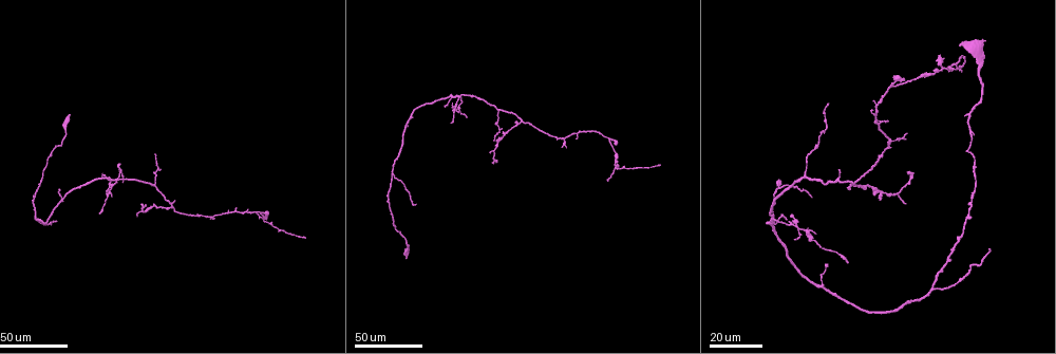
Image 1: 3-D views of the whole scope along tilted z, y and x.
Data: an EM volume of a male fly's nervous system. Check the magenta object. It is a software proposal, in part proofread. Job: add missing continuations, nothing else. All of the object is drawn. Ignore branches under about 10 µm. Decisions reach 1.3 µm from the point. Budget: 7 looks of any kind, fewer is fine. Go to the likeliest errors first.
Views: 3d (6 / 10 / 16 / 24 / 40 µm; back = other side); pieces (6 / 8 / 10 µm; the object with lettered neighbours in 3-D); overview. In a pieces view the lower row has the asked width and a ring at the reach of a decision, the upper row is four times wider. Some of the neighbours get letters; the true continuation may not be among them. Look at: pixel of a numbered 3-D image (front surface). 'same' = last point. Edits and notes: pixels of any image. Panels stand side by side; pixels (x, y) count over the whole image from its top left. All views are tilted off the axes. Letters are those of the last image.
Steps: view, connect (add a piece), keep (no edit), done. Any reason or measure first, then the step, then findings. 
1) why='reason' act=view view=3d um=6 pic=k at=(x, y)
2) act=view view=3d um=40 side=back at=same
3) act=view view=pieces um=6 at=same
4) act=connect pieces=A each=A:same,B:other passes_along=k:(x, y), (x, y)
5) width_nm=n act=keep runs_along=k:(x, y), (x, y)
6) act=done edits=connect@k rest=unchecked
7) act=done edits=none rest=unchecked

why='free end' act=view view=3d um=24 pic=1 at=(786, 220)

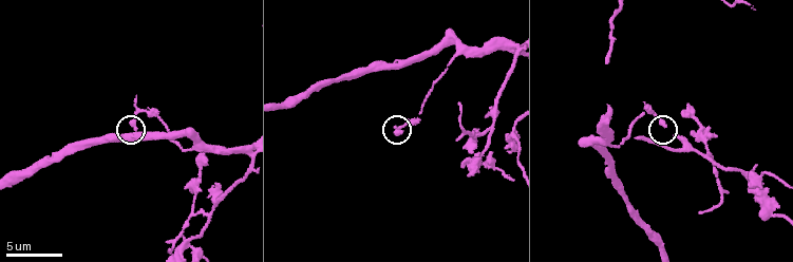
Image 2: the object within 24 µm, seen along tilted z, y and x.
act=view view=pieces um=6 pic=2 at=(137, 128)

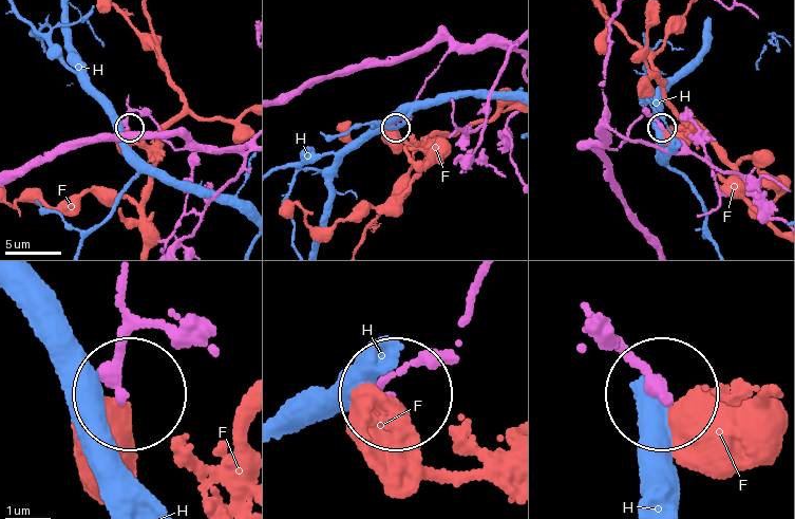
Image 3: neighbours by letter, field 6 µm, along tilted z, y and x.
width_nm=280 act=keep each=F:other,H:other found='none of them fits'

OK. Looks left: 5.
why='tapers out' act=view view=3d um=40 pic=1 at=(489, 154)

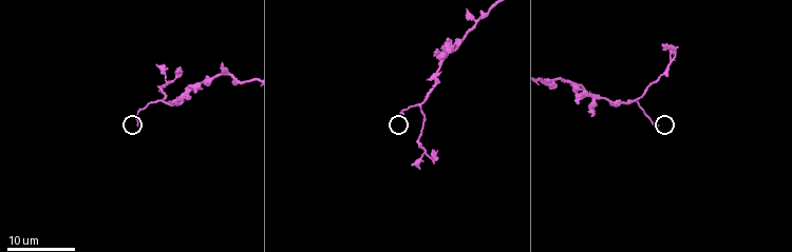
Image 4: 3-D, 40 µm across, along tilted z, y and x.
act=view view=pieces um=10 pic=4 at=(405, 117)

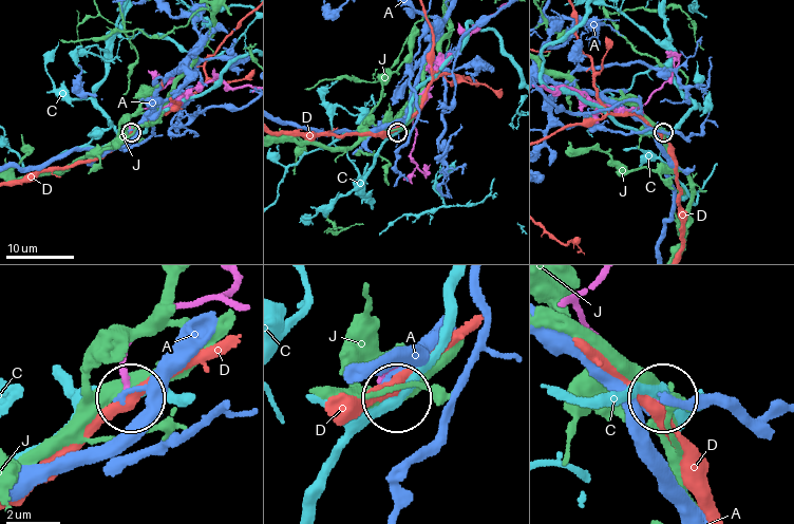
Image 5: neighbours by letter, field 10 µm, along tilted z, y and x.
act=keep each=A:other,C:other,D:other,J:other found='none of them fits'

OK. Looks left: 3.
why='an open end' act=view view=3d um=24 pic=1 at=(304, 238)

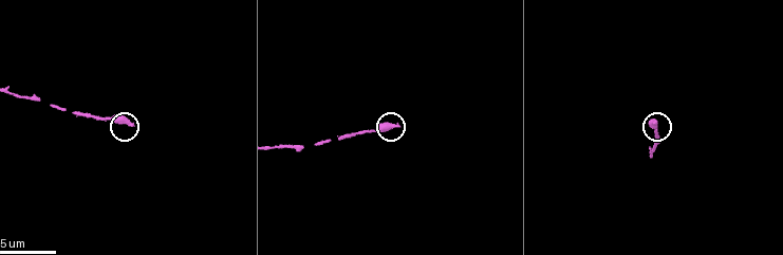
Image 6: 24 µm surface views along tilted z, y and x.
act=view view=pieces um=8 pic=6 at=(656, 121)

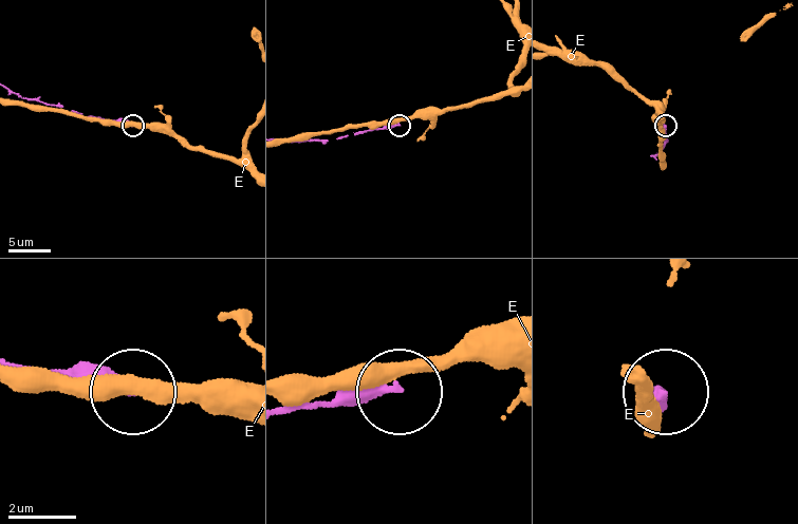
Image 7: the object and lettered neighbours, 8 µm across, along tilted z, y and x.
act=keep each=E:other runs_along=7:(292, 410), (392, 393) found='no lettered piece goes on from it'

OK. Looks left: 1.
why='free end' act=view view=pieces um=6 pic=2 at=(690, 108)

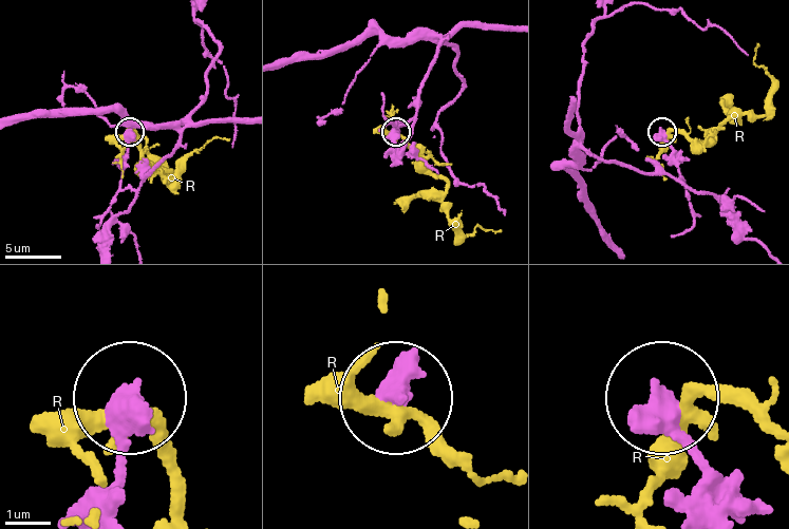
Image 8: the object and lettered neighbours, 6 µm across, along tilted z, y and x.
act=keep each=R:other found='none of them fits'

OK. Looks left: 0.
act=done edits=none rest=unchecked

